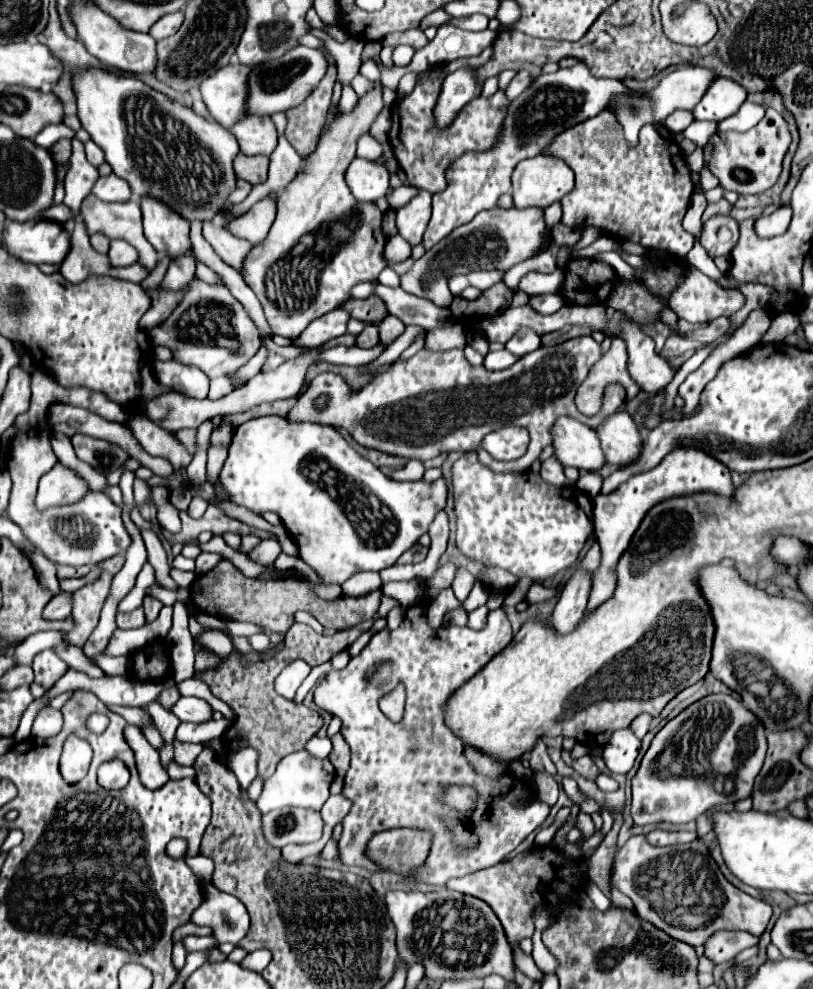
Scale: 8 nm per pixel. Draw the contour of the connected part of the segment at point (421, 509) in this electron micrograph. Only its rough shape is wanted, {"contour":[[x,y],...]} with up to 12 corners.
{"contour":[[236,428],[230,502],[276,512],[320,584],[384,570],[446,506],[336,428]]}

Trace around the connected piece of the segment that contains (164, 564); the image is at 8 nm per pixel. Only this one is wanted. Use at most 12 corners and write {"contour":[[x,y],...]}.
{"contour":[[142,530],[148,562],[156,584],[168,590],[180,586],[170,578],[166,550],[152,530]]}

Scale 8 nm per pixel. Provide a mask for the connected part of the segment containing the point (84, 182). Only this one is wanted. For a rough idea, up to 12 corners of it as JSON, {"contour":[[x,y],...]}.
{"contour":[[72,140],[64,204],[72,214],[90,194],[98,170],[84,144]]}

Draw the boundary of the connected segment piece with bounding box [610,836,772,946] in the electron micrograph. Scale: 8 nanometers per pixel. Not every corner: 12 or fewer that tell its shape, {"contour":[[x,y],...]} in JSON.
{"contour":[[630,836],[610,884],[690,946],[760,936],[766,902],[724,878],[700,840]]}

